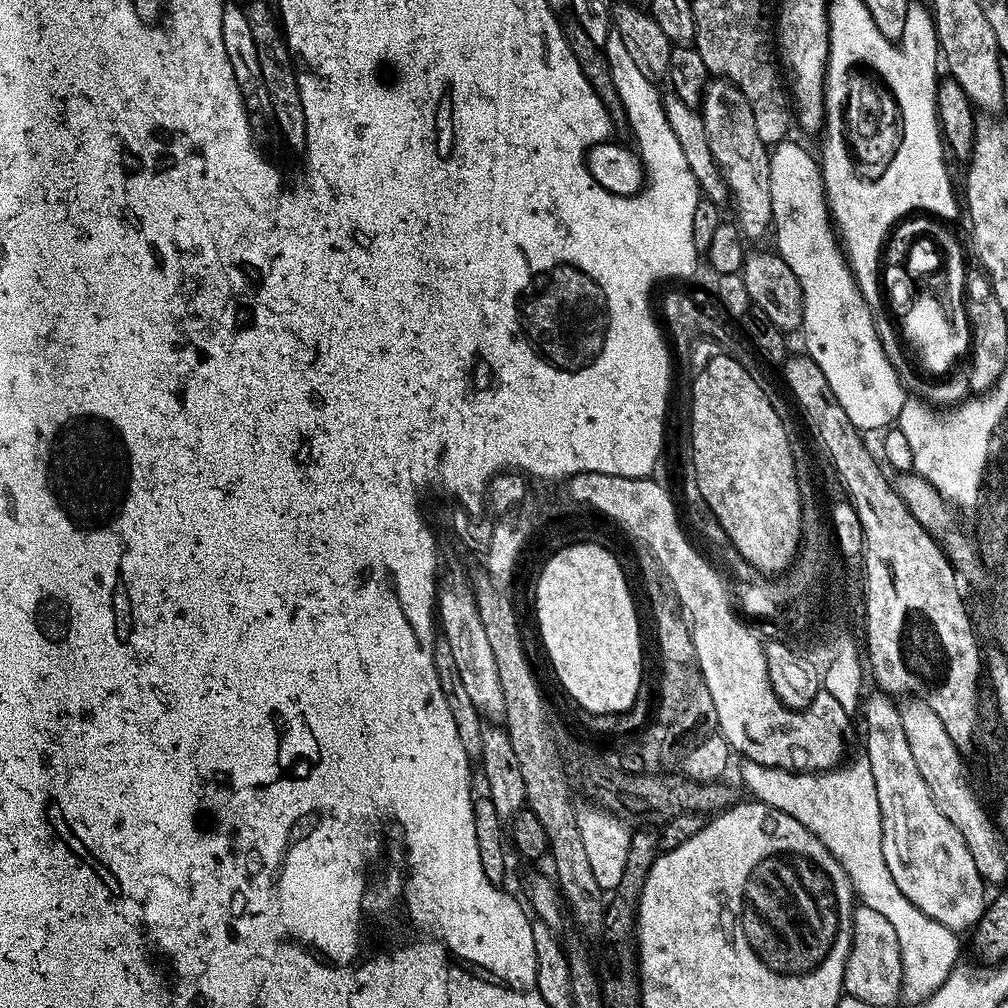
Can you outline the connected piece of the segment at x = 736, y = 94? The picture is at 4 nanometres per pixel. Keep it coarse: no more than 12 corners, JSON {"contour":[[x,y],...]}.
{"contour":[[738,86],[698,109],[743,239],[772,227],[772,157]]}

